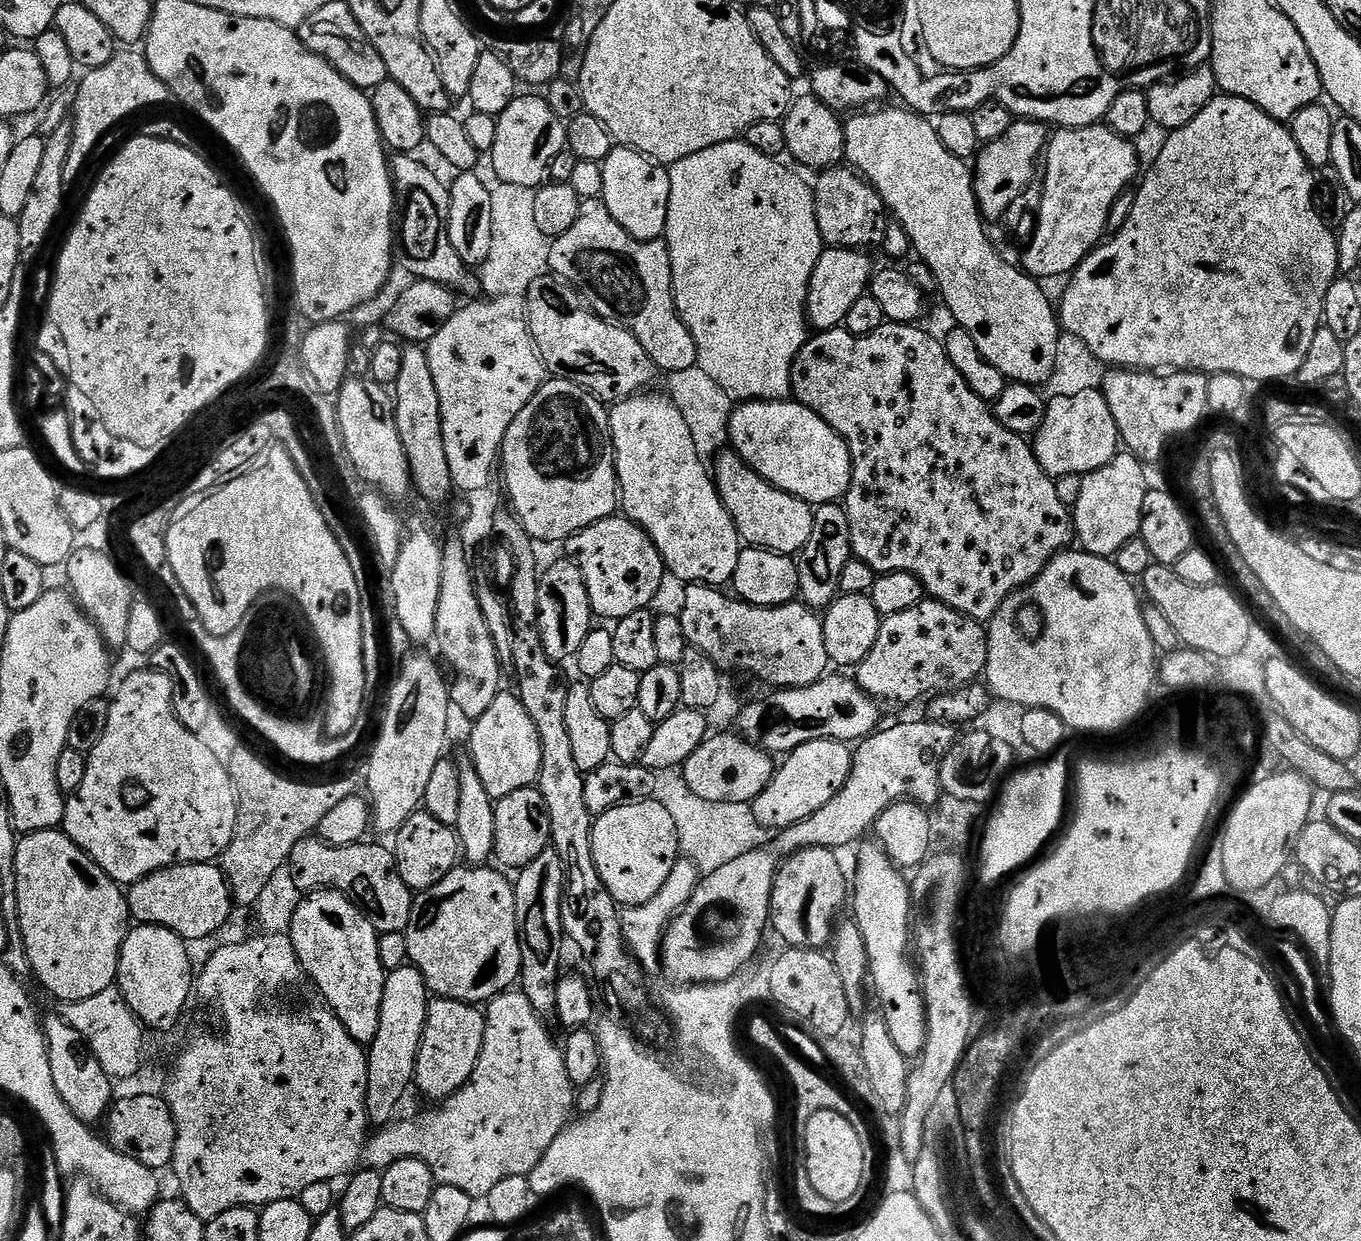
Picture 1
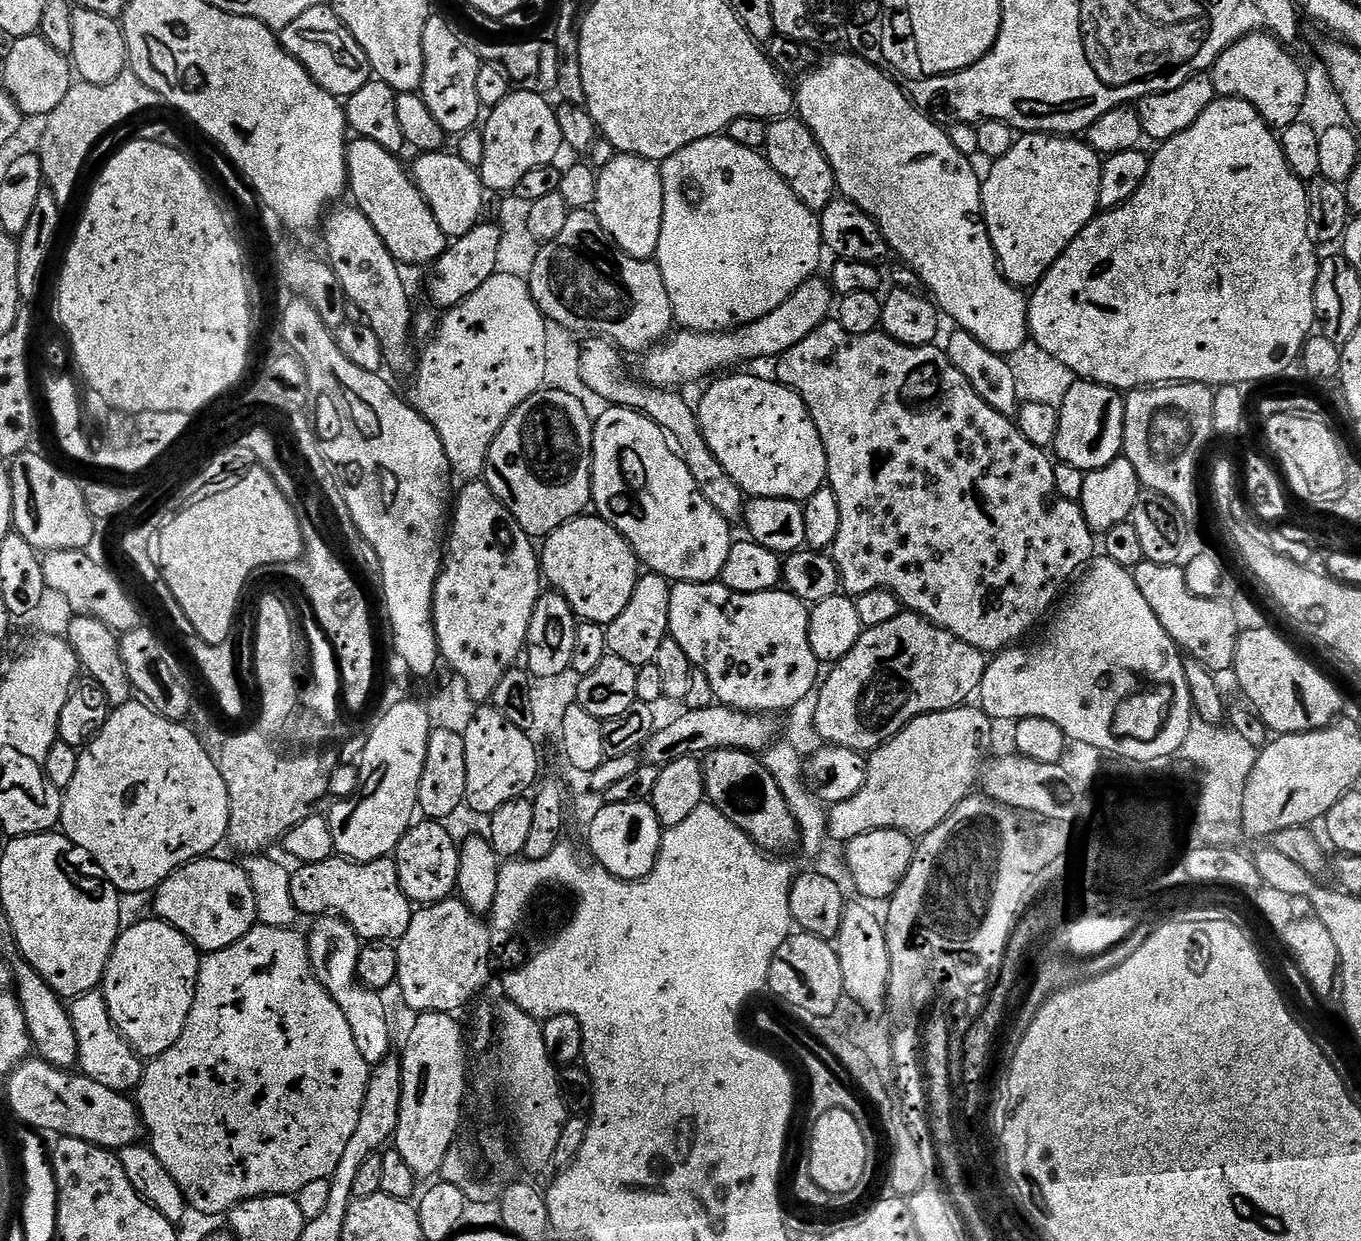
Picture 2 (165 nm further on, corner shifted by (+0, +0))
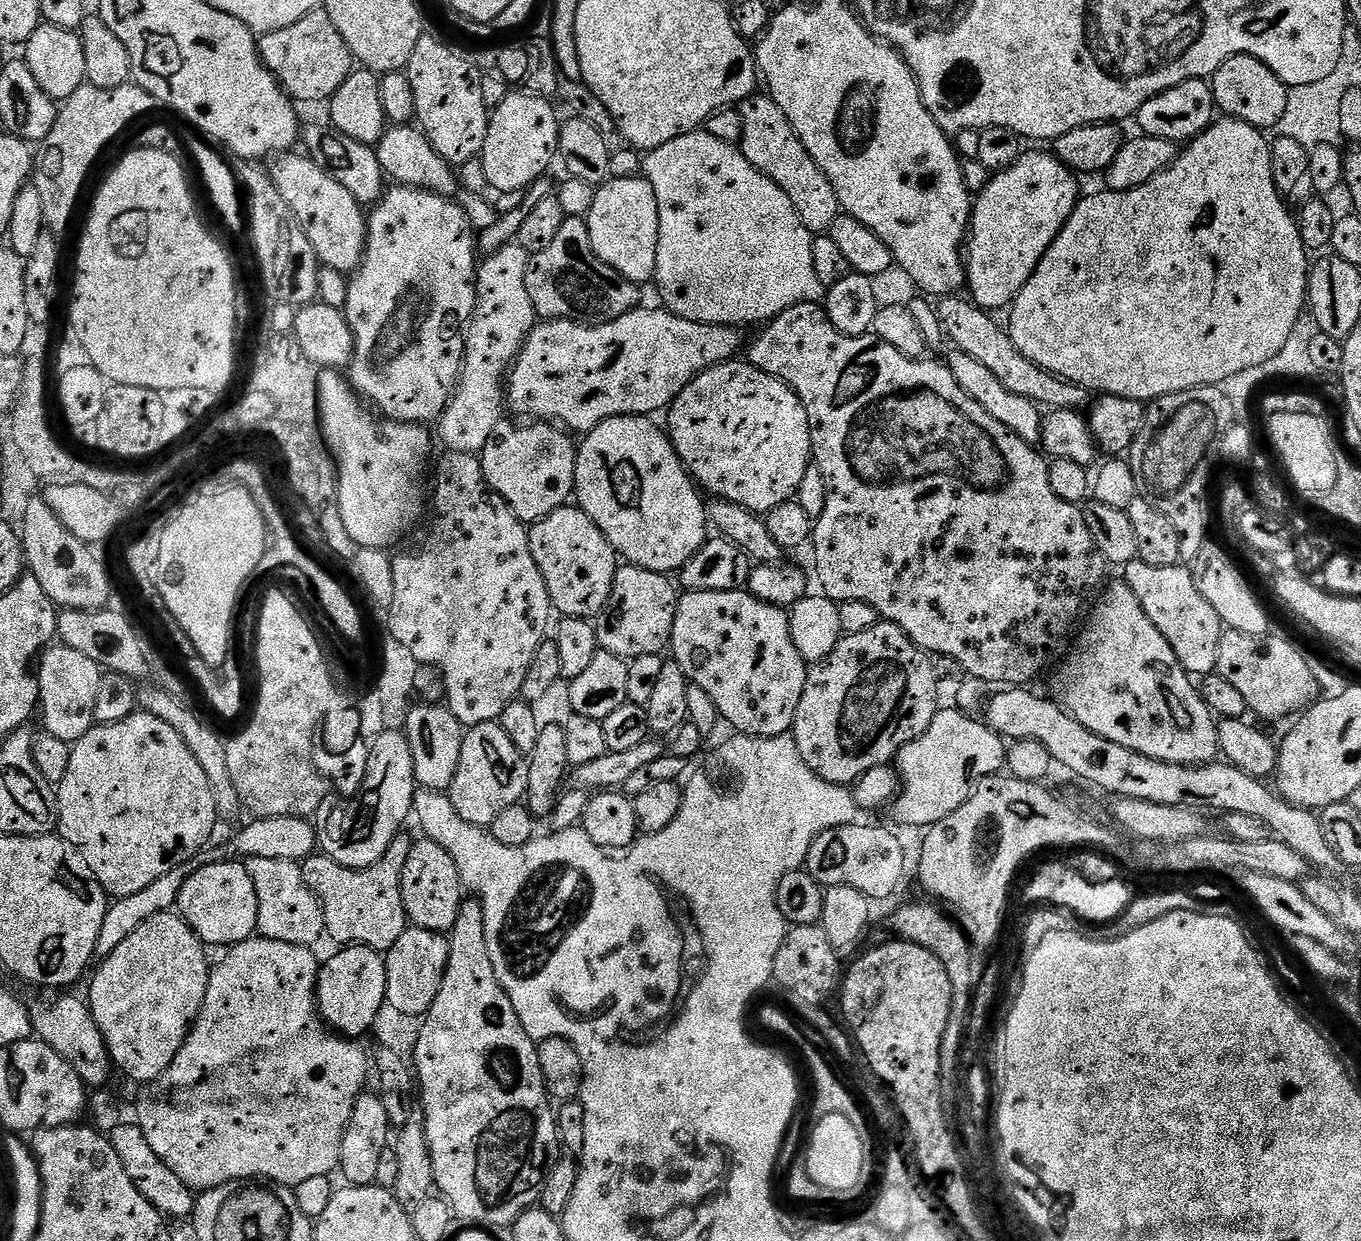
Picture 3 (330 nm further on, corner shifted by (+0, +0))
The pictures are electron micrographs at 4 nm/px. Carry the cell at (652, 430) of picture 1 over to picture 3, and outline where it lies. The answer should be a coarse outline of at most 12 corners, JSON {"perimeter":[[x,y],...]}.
{"perimeter":[[615,416],[574,500],[621,561],[676,574],[709,539],[667,431]]}

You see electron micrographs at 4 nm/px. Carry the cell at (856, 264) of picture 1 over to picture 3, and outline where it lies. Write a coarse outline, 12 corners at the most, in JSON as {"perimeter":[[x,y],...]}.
{"perimeter":[[637,306],[537,323],[520,418],[587,434],[663,413],[741,329]]}

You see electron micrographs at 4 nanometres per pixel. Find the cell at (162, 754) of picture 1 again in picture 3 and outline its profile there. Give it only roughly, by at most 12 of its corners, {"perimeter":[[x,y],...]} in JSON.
{"perimeter":[[143,710],[72,745],[58,832],[109,897],[209,847],[206,771]]}

